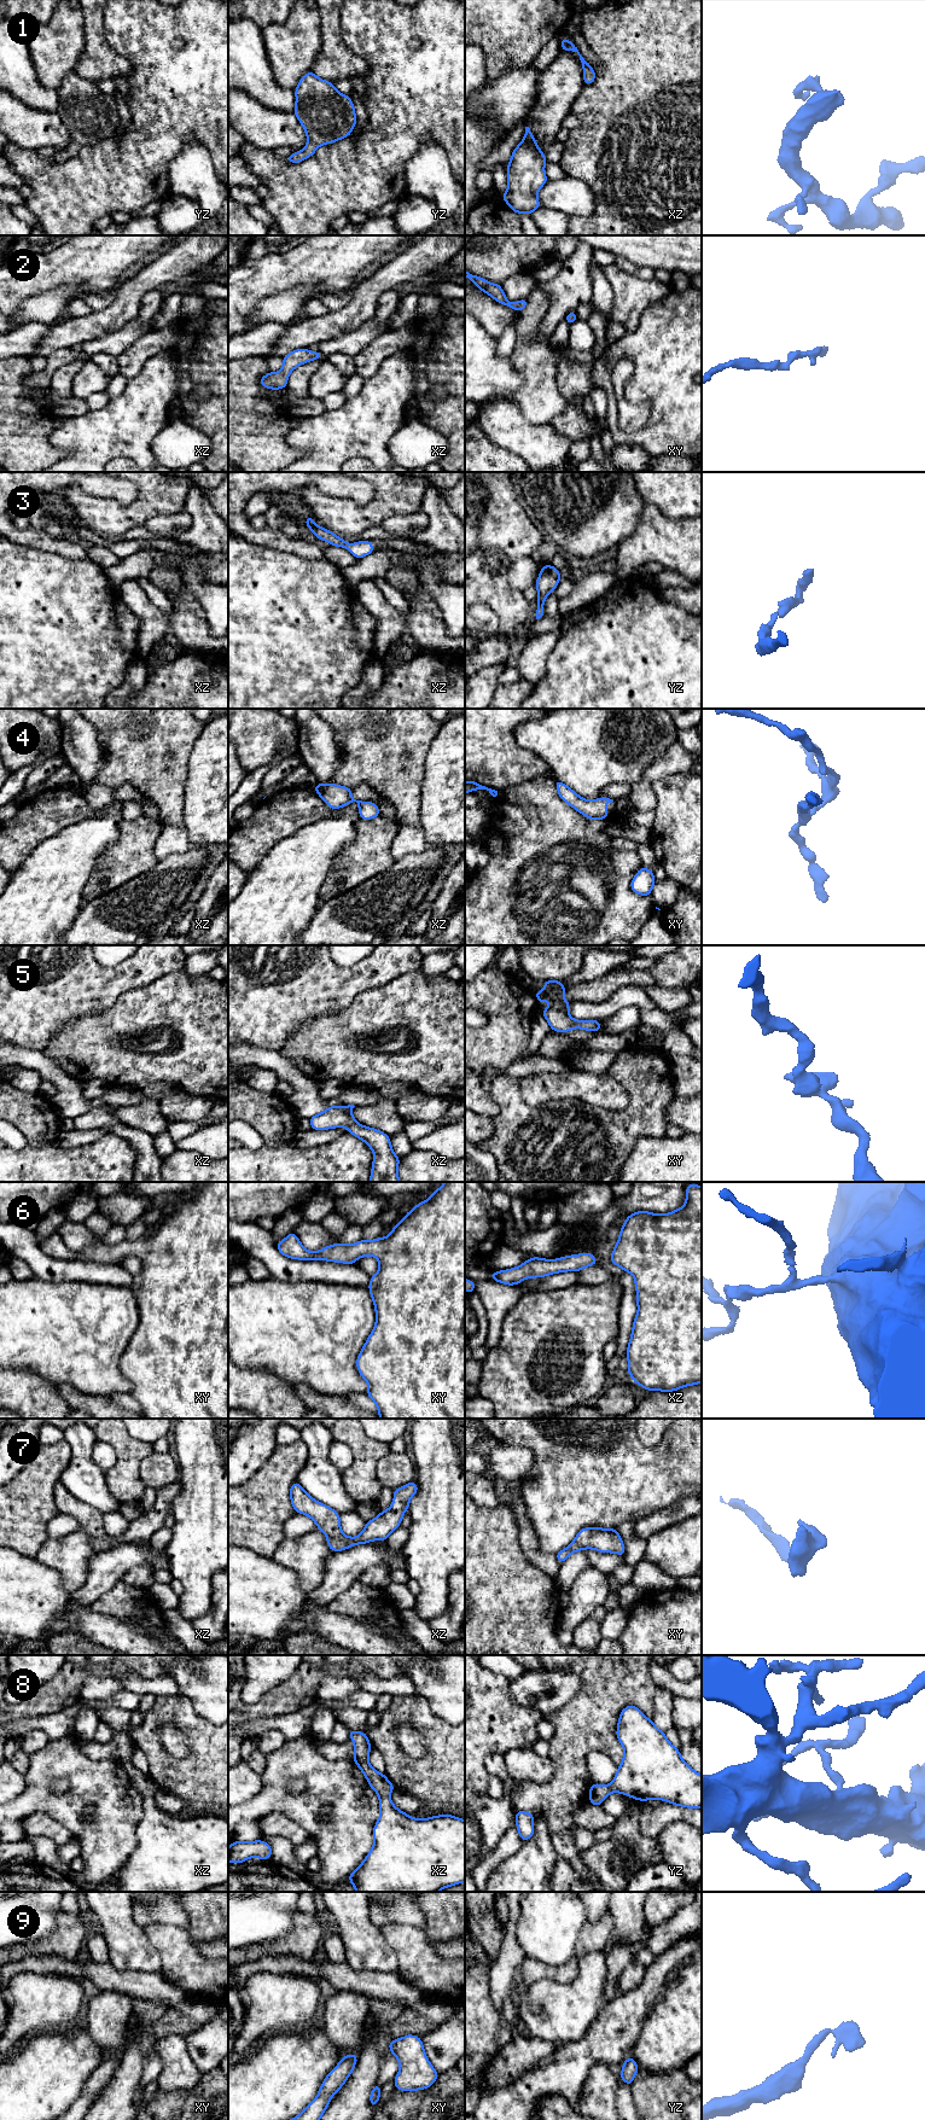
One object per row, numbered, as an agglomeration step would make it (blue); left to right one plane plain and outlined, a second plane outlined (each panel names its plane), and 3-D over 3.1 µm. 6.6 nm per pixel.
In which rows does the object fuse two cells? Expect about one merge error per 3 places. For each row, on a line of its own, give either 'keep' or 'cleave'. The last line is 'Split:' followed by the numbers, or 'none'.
1: keep
2: keep
3: keep
4: keep
5: keep
6: keep
7: keep
8: keep
9: keep
Split: none

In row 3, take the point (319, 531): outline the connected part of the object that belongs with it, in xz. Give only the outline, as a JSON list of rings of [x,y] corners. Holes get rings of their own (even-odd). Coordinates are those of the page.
[[[309,514],[304,522],[304,524],[310,529],[310,531],[320,540],[328,542],[332,546],[347,548],[354,557],[357,559],[363,558],[365,555],[371,554],[374,552],[374,547],[372,546],[371,541],[360,541],[349,544],[345,542],[343,538],[339,536],[334,535],[330,530],[318,526],[313,518],[312,514]]]

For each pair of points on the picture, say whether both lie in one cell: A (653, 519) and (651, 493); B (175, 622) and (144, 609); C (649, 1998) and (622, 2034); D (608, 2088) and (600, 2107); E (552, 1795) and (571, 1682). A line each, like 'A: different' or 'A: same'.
A: different
B: same
C: same
D: same
E: different

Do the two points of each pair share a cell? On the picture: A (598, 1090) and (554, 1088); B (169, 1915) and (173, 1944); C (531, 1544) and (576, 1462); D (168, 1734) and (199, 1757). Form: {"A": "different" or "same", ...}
{"A": "same", "B": "different", "C": "different", "D": "different"}

